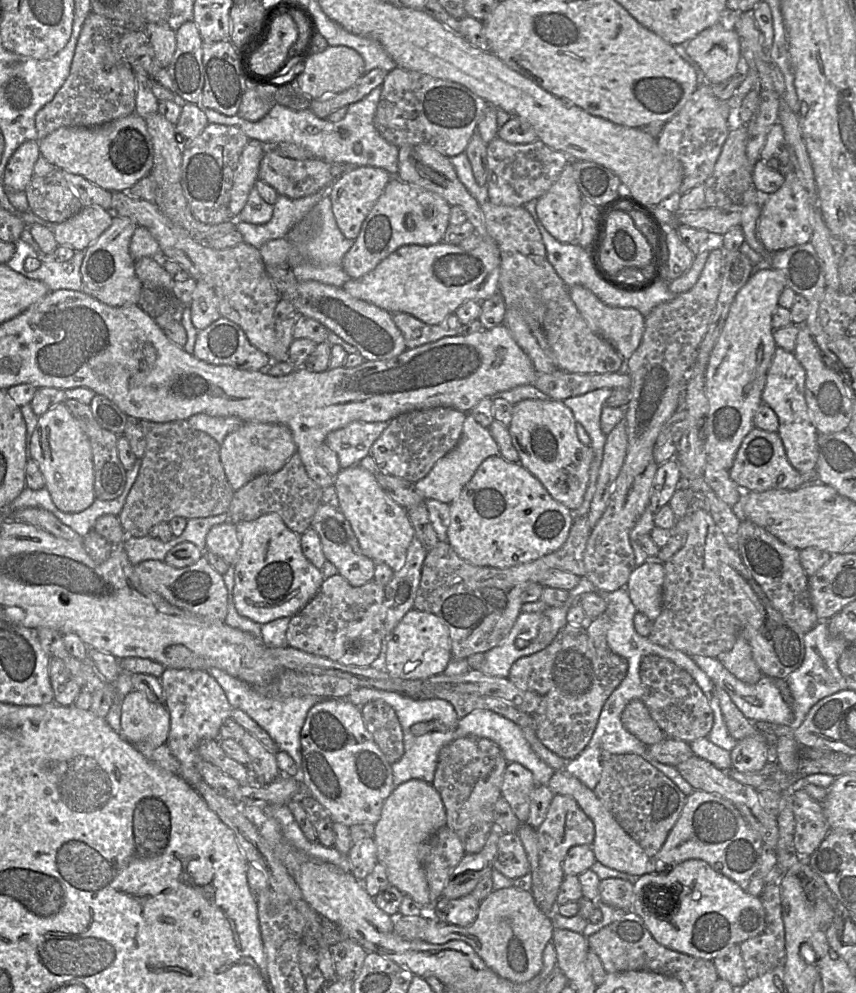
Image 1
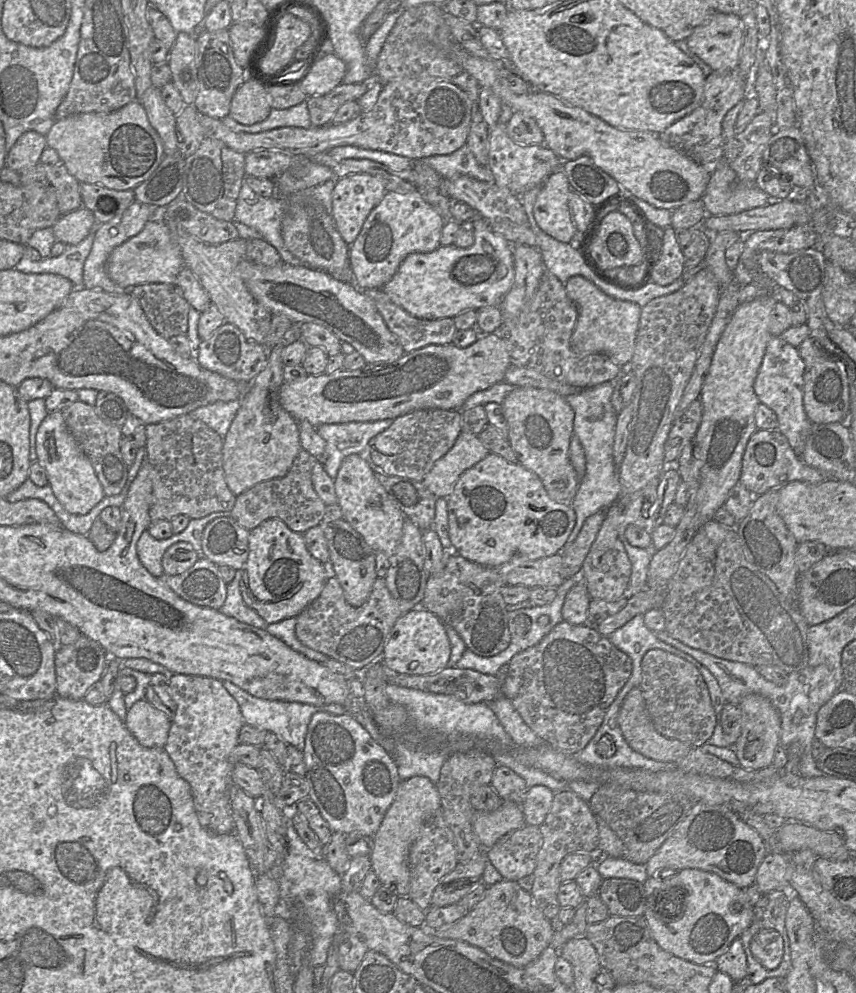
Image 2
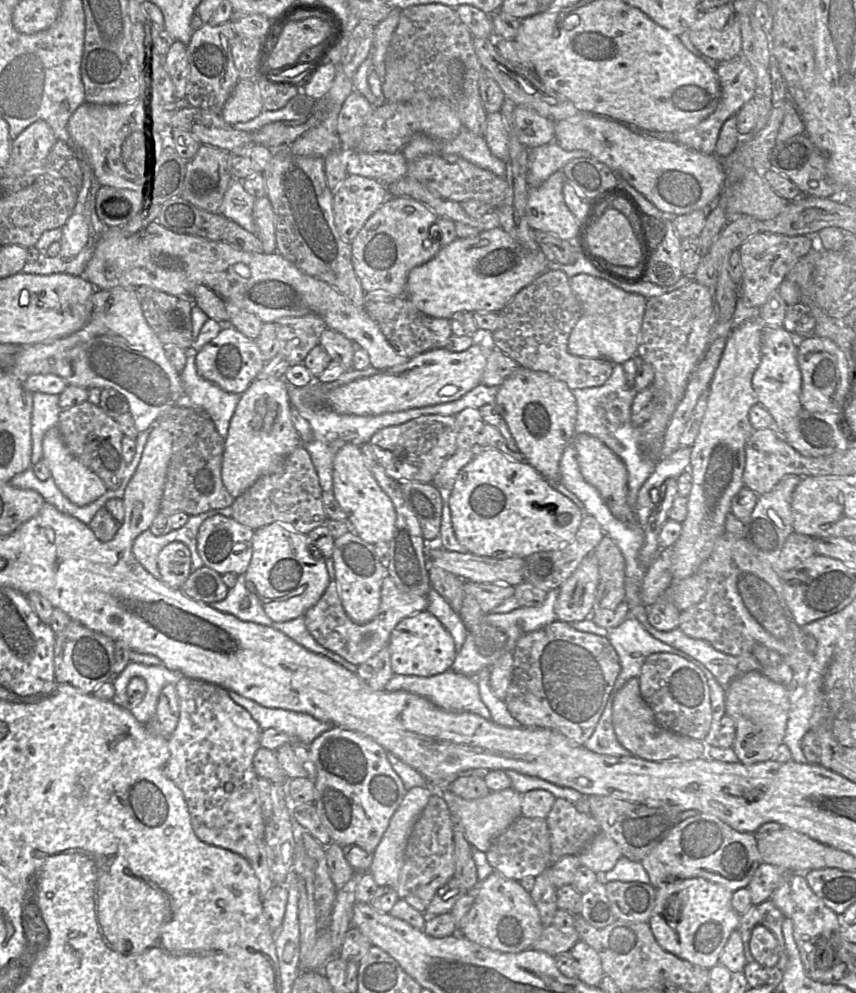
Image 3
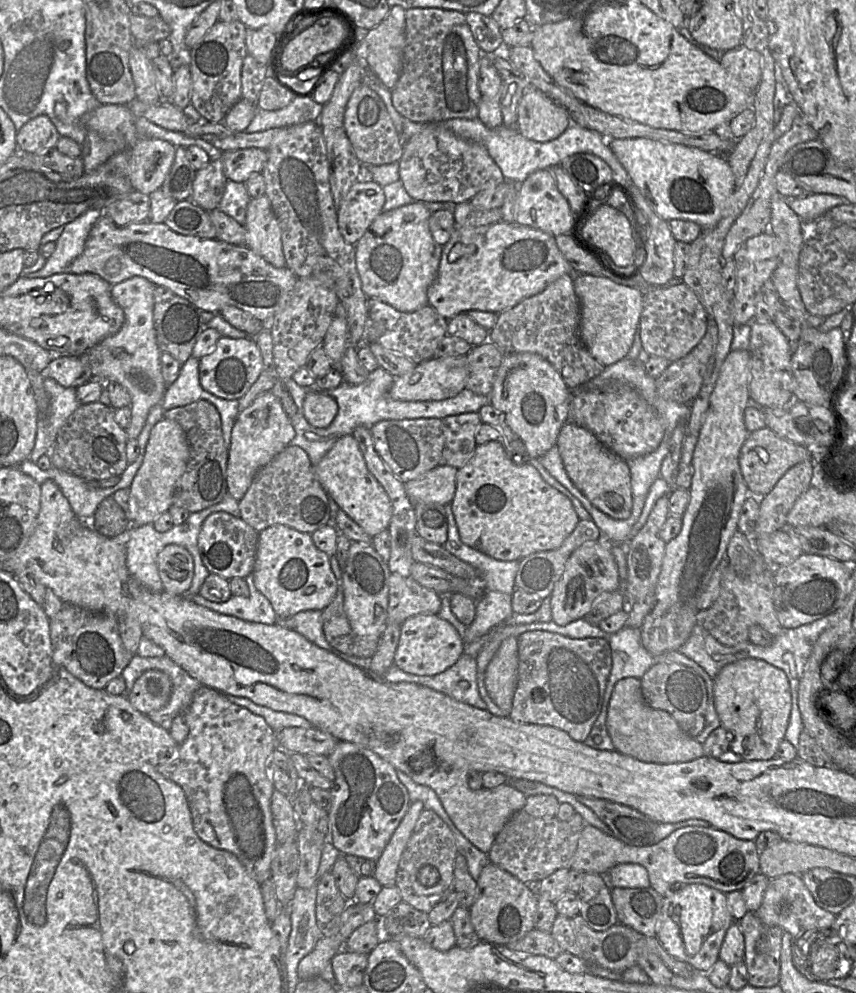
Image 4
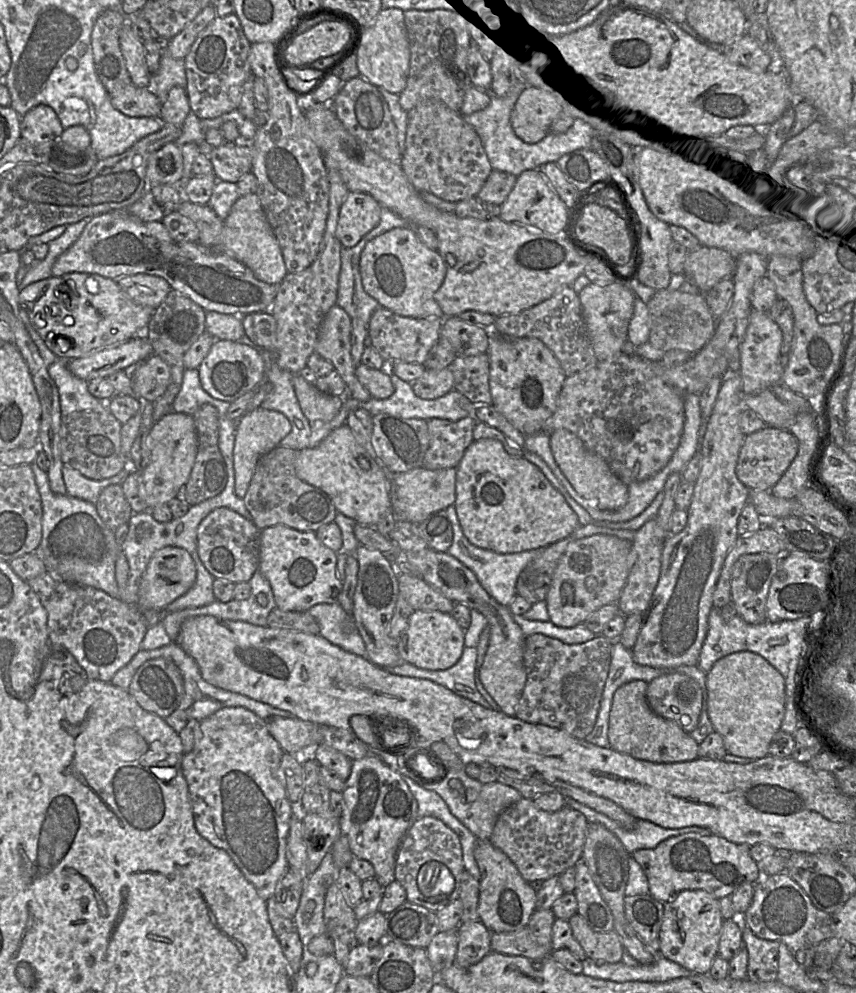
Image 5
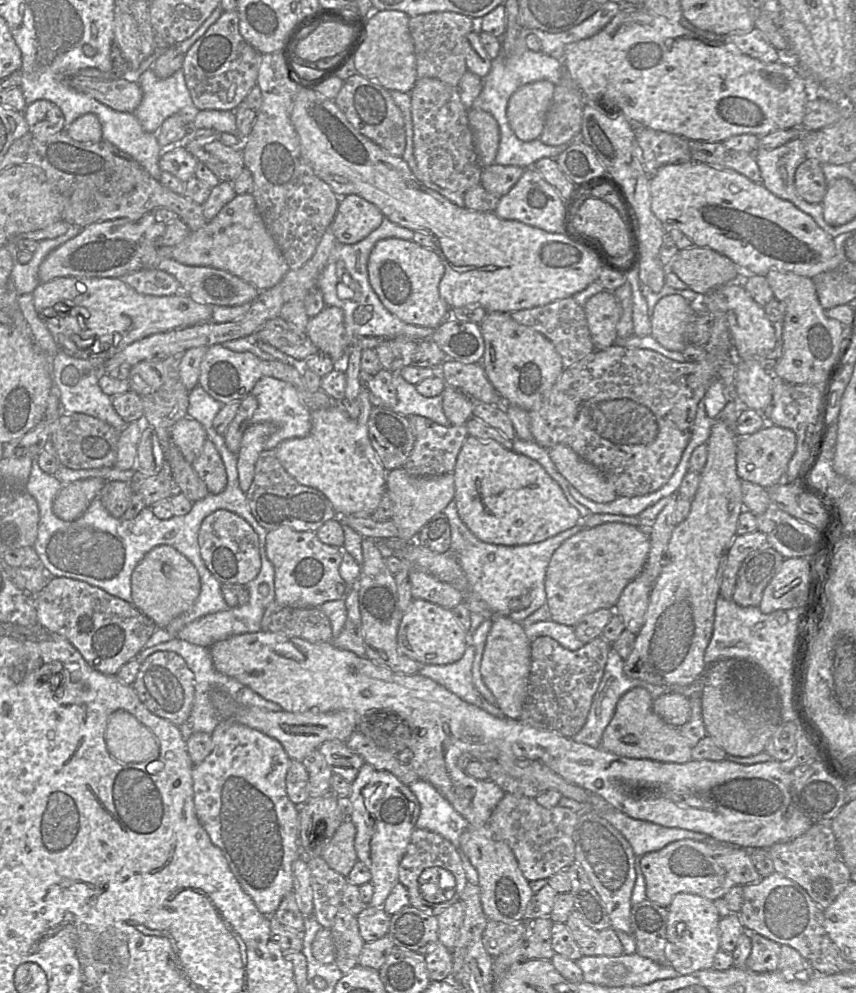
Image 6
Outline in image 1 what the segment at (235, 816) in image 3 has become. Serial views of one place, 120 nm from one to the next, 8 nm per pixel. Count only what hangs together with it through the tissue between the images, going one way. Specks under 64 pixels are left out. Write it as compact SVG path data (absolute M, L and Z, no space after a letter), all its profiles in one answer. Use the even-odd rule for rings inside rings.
M166 668L159 677L164 705L170 715L170 729L166 744L180 764L179 776L194 788L202 779L196 768L201 741L218 740L223 722L231 718L233 707L217 680L207 670Z

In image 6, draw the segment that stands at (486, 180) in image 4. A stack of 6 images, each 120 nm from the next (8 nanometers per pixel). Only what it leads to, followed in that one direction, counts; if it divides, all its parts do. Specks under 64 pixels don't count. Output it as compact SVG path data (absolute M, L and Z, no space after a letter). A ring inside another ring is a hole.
M418 78L411 95L413 146L417 166L431 181L443 189L464 194L480 185L483 167L478 161L473 135L468 123L467 110L462 104L458 87L450 86L436 78Z

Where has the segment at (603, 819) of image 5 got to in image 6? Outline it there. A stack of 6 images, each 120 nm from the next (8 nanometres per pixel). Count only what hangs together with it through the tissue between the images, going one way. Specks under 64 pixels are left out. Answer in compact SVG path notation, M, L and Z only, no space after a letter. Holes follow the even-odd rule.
M616 809L597 811L629 842L635 856L658 851L666 845L683 839L704 841L708 835L680 828L669 828L652 822L634 819Z

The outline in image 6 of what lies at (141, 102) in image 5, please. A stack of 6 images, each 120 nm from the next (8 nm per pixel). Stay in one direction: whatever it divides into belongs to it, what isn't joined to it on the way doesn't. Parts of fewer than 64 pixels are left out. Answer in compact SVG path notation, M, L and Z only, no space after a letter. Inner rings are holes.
M72 76L65 79L65 85L120 112L133 113L143 97L139 83L125 78L101 81L95 78Z

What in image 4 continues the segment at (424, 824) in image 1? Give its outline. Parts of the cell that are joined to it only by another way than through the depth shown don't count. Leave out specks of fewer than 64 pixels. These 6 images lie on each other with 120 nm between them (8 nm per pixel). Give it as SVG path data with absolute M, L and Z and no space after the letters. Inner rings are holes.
M421 801L410 804L407 813L392 834L381 856L375 862L373 876L382 887L395 885L402 853L423 810L424 804Z

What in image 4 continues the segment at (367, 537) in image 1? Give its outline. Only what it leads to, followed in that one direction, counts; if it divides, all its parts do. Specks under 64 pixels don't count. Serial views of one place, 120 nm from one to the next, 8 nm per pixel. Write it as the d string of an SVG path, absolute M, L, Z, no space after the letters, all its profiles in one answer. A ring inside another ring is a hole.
M353 435L339 438L321 461L314 473L328 497L332 497L352 520L369 536L387 529L392 516L392 504L383 486L369 472L363 454Z

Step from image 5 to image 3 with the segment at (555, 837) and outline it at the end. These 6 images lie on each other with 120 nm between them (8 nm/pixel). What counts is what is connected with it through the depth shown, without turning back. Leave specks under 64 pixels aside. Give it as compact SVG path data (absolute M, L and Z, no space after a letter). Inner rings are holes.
M519 816L493 841L485 854L489 865L508 879L520 881L525 877L537 877L551 867L551 842L546 820Z

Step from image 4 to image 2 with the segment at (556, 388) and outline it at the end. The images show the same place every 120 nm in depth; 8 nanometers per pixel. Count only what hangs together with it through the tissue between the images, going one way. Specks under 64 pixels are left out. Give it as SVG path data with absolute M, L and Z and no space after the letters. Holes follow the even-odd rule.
M515 387L501 404L508 424L508 441L517 455L518 463L535 473L549 497L571 504L580 478L568 455L573 434L574 410L561 395L534 387Z

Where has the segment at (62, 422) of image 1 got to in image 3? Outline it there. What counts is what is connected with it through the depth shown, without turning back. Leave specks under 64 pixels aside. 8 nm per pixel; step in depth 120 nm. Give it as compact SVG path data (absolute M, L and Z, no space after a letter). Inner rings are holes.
M58 426L48 429L43 437L42 459L57 487L73 504L85 506L106 493L100 477L69 452Z

